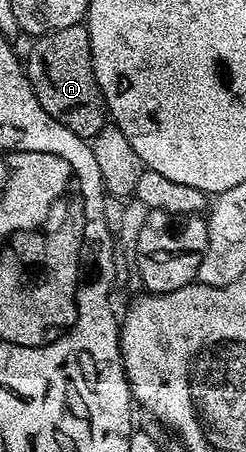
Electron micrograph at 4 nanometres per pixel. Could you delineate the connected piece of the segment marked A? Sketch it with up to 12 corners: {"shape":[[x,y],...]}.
{"shape":[[84,24],[40,34],[35,99],[76,137],[107,124]]}

